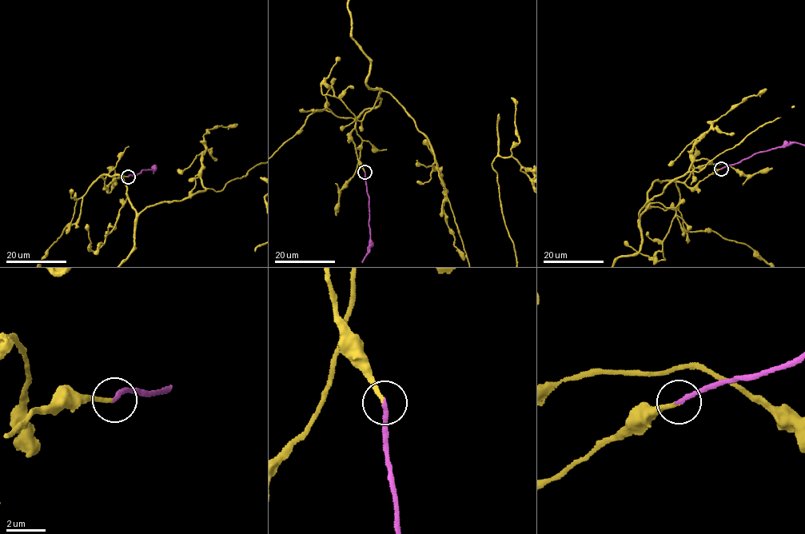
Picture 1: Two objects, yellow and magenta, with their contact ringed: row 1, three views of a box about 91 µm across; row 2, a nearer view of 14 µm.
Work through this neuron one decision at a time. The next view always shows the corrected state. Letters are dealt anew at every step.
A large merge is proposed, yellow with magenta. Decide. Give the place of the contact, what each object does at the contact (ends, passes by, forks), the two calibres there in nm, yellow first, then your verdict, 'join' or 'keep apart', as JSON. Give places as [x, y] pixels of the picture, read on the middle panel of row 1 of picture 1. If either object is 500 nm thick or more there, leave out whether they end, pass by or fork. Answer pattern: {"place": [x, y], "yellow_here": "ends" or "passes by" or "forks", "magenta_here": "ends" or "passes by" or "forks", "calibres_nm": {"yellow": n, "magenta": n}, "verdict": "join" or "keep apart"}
{"place": [364, 172], "yellow_here": "ends", "magenta_here": "ends", "calibres_nm": {"yellow": 220, "magenta": 200}, "verdict": "join"}

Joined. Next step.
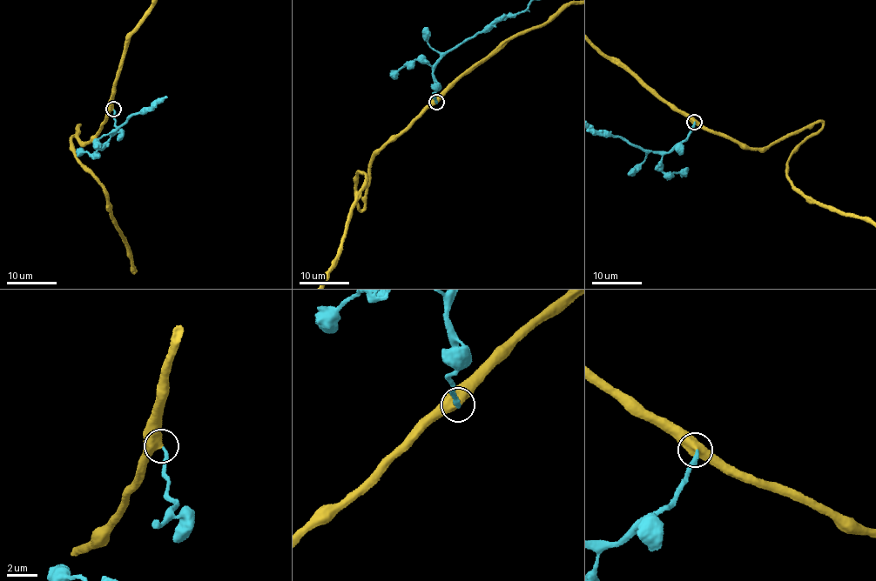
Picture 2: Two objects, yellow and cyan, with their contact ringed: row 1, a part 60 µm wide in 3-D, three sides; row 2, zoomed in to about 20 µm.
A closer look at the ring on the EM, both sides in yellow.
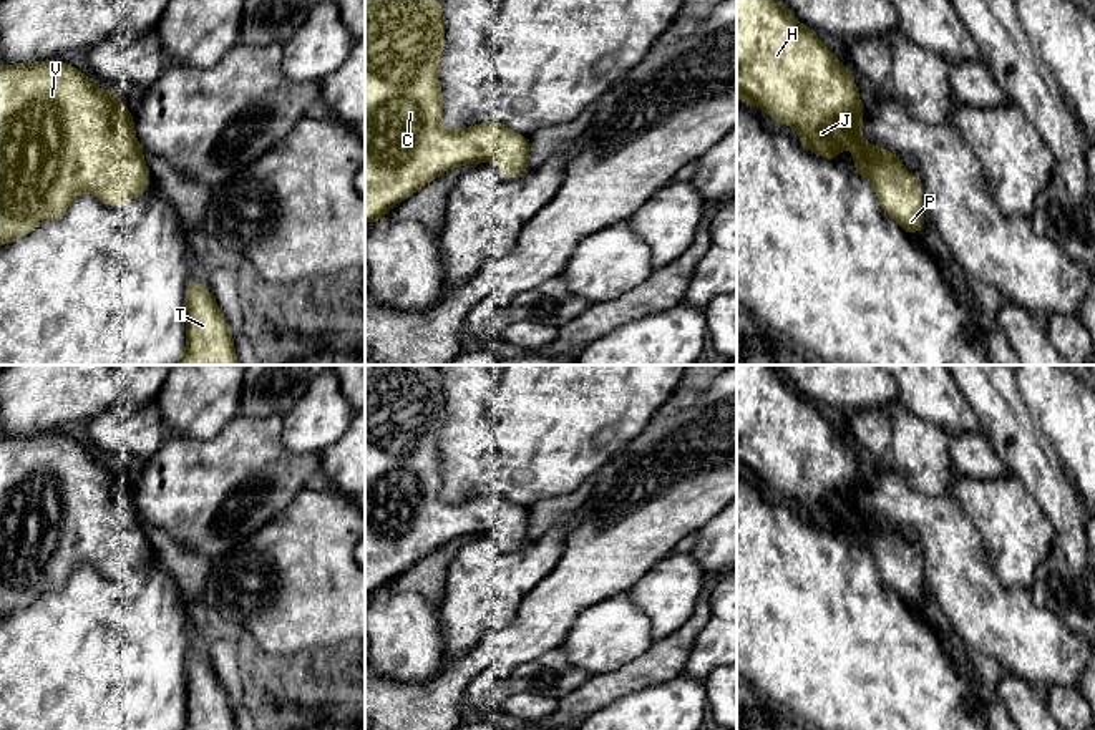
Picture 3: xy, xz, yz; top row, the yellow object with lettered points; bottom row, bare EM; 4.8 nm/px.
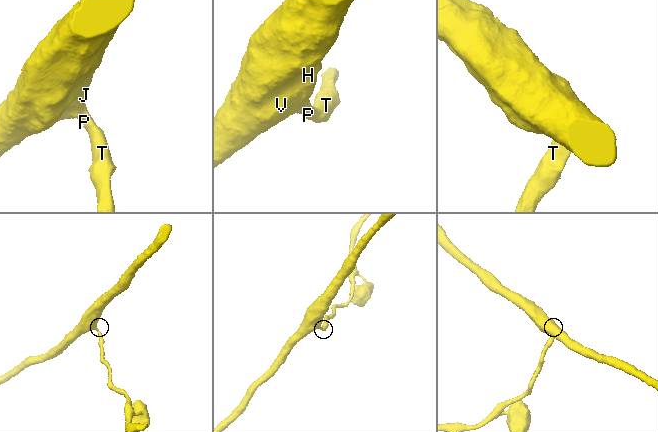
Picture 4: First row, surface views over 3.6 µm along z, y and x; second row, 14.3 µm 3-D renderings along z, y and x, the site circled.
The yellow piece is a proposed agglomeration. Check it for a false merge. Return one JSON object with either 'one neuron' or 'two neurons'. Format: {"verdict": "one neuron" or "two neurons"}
{"verdict": "one neuron"}

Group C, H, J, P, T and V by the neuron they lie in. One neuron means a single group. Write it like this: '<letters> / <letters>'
C H J P T V

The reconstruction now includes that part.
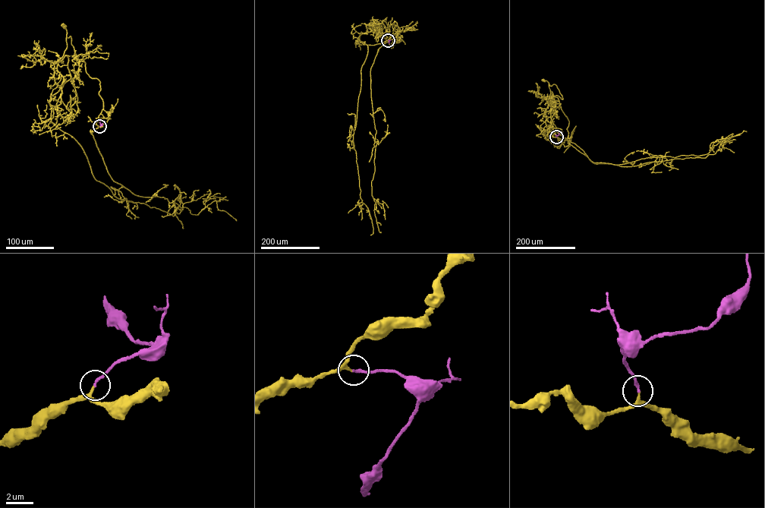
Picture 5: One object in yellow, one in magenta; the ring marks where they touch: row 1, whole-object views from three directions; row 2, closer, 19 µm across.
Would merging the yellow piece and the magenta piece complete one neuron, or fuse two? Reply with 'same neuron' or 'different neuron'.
same neuron

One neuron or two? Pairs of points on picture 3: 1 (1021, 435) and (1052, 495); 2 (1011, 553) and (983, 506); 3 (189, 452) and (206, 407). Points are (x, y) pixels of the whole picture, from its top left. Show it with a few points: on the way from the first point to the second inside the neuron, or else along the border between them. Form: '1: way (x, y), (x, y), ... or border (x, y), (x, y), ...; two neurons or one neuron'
1: way (1026, 450), (1046, 480); one neuron
2: way (1011, 541), (1011, 535), (994, 518); one neuron
3: border (229, 420), (214, 435), (206, 438), (170, 437); two neurons

